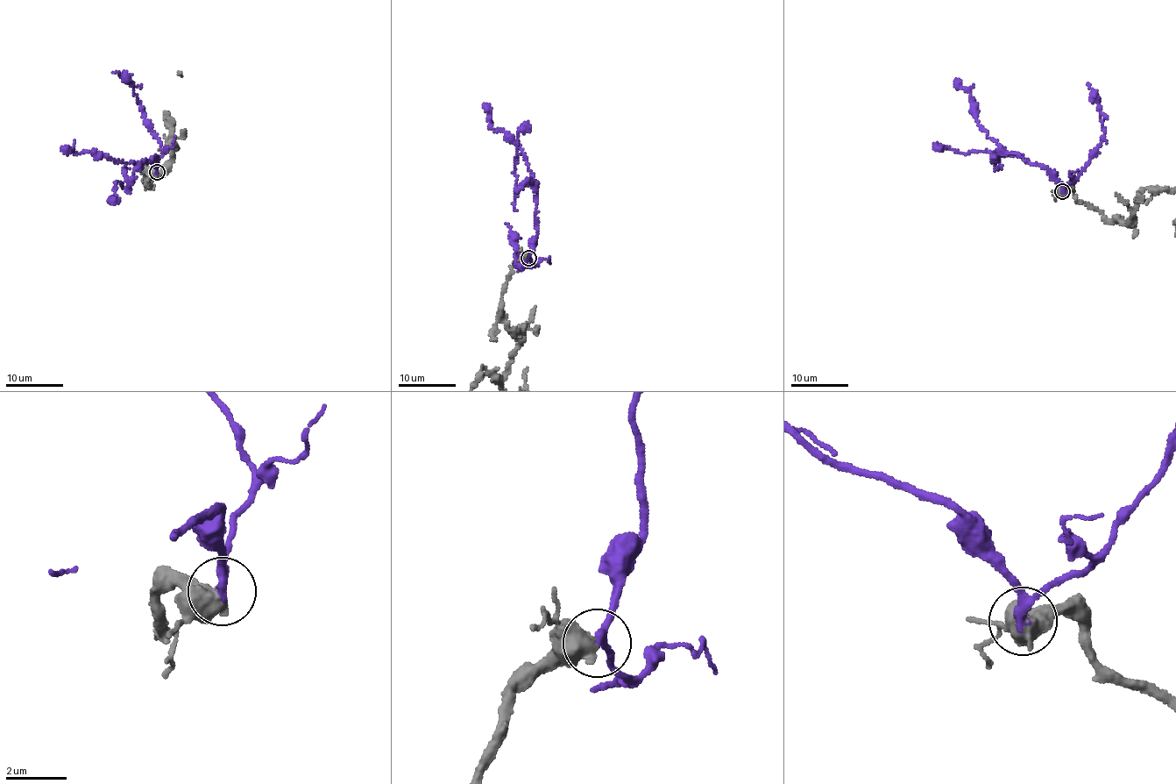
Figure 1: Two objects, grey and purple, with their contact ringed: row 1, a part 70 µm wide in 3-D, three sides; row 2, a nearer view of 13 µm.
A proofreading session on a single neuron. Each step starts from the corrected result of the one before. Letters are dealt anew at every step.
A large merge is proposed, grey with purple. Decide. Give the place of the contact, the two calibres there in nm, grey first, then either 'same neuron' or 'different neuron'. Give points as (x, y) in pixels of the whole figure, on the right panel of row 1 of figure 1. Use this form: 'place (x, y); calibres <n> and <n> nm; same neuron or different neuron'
place (1062, 191); calibres 700 and 280 nm; same neuron

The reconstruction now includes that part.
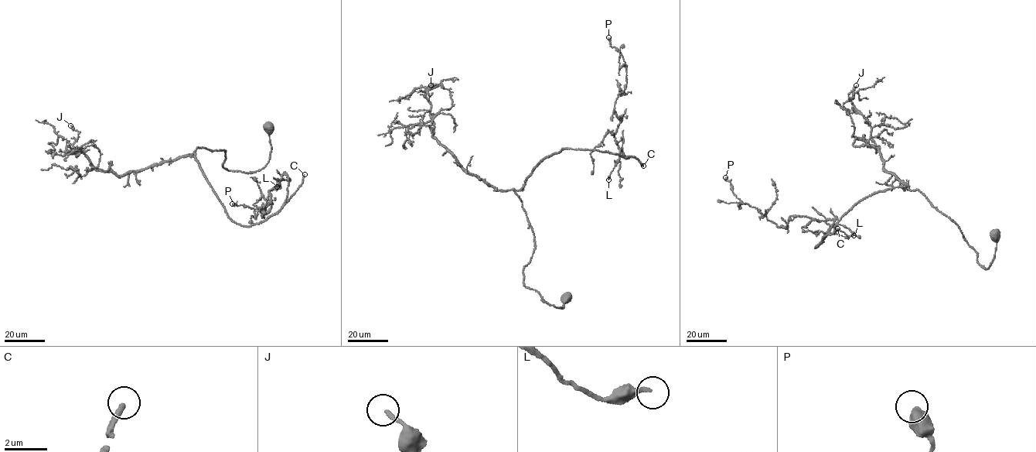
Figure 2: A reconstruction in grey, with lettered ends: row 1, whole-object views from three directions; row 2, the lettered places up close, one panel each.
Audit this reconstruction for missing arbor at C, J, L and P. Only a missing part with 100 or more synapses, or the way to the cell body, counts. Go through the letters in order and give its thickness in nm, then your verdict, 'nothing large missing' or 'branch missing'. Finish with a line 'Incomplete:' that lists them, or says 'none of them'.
C: 320 nm thick; branch missing
J: 150 nm thick; nothing large missing
L: 240 nm thick; nothing large missing
P: 600 nm thick; nothing large missing
Incomplete: C

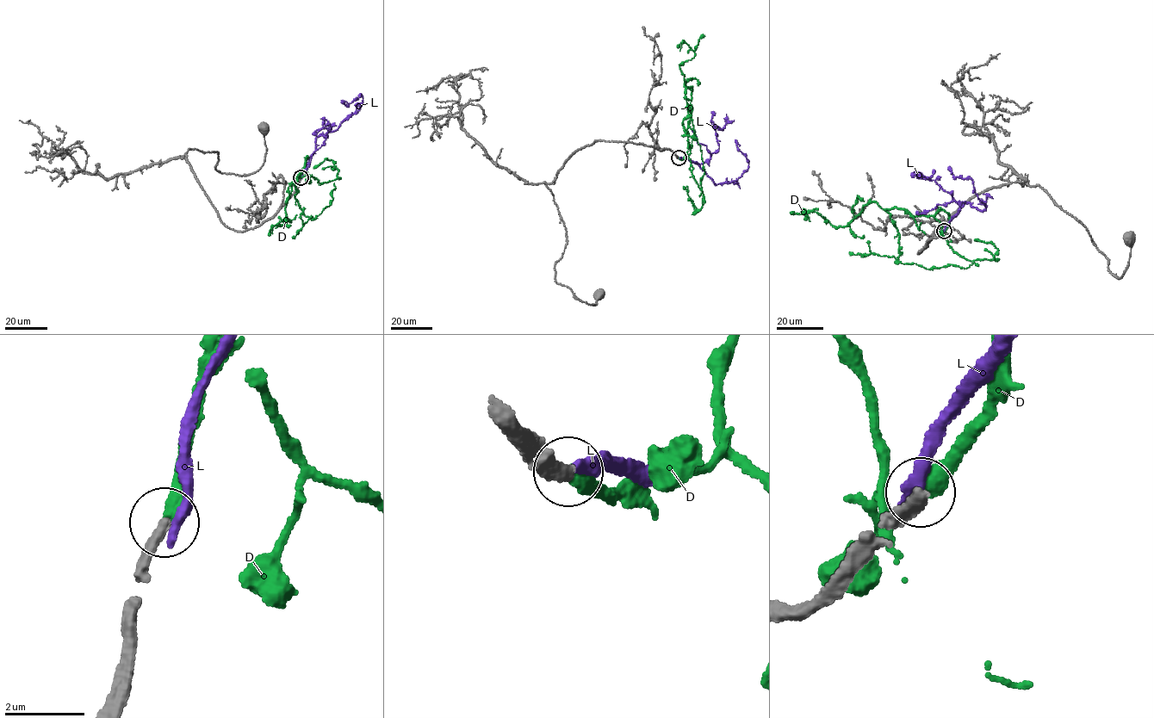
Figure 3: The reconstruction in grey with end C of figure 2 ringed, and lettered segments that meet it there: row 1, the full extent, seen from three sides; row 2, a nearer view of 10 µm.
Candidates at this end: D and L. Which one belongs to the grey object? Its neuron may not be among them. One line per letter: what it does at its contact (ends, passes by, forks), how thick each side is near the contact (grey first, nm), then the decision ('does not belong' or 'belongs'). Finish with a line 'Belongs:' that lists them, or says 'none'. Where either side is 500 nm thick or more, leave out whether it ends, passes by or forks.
D: it ends there; 320 nm thick on the grey side, 480 nm on the other; belongs
L: it ends there; 320 nm thick on the grey side, 340 nm on the other; does not belong
Belongs: D

